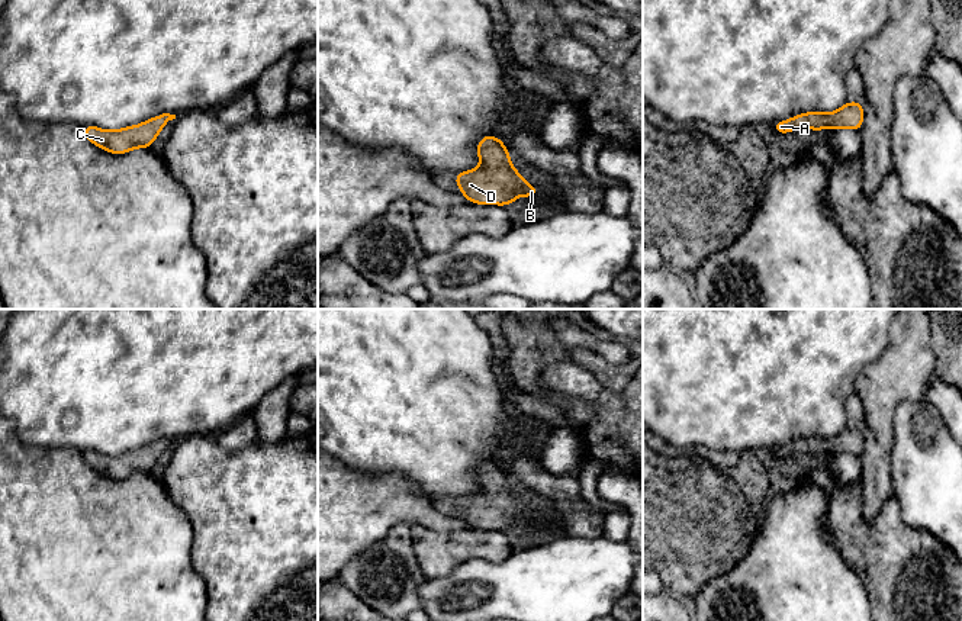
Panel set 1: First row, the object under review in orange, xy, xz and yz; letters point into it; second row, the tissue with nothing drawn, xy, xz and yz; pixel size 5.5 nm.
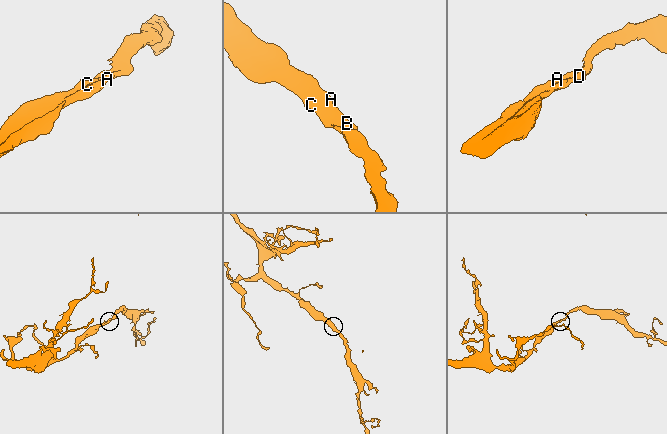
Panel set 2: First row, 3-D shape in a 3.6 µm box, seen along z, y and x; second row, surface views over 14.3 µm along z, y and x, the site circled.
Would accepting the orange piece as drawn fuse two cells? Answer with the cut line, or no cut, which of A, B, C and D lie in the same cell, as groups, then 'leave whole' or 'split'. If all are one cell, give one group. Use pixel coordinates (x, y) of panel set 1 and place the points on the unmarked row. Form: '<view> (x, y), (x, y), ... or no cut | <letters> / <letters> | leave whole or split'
no cut | A B C D | leave whole

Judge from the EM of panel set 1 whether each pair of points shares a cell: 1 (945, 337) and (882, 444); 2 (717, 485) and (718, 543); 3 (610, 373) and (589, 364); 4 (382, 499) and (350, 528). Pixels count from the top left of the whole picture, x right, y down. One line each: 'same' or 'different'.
1: different
2: same
3: same
4: same

